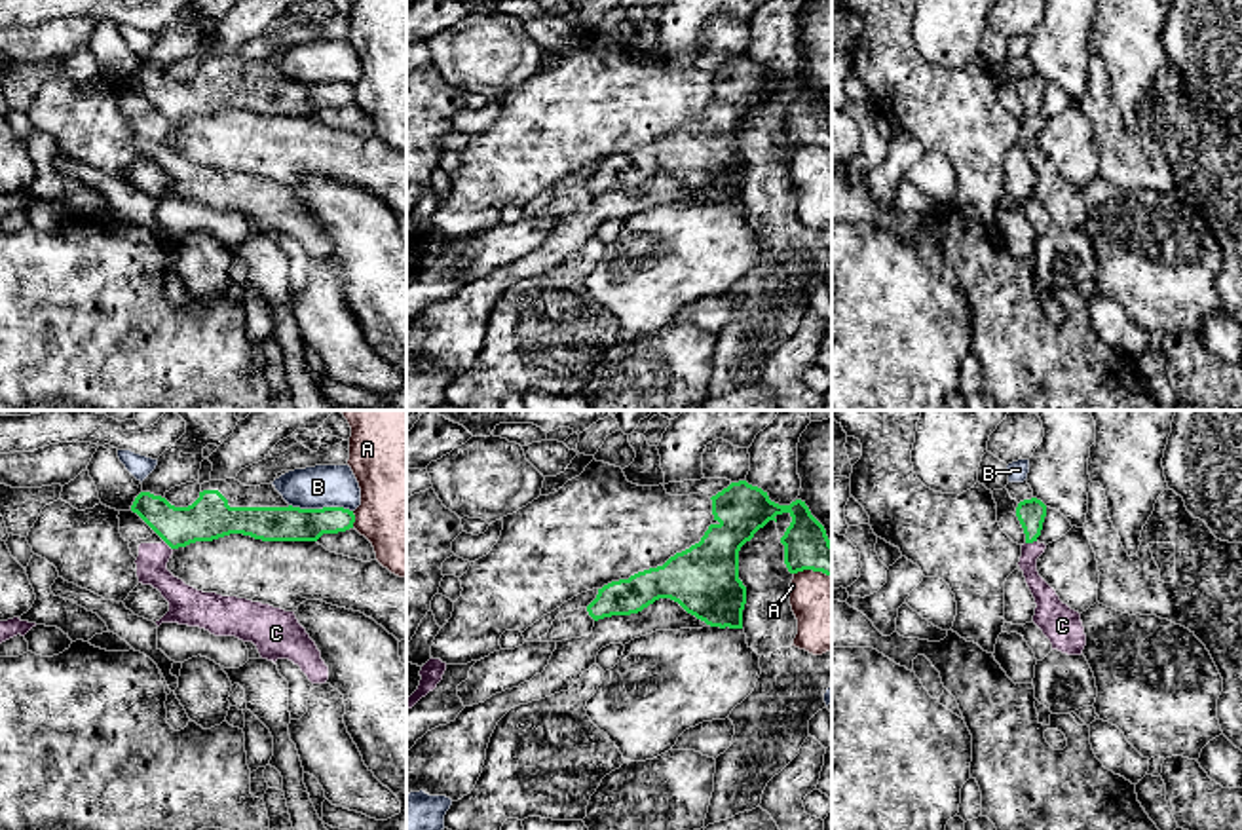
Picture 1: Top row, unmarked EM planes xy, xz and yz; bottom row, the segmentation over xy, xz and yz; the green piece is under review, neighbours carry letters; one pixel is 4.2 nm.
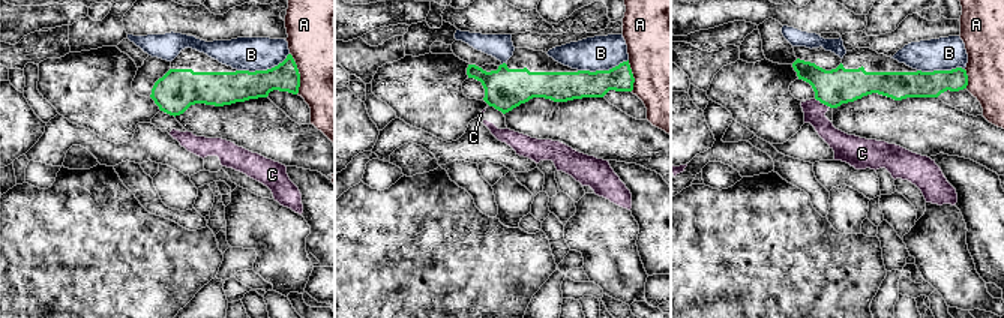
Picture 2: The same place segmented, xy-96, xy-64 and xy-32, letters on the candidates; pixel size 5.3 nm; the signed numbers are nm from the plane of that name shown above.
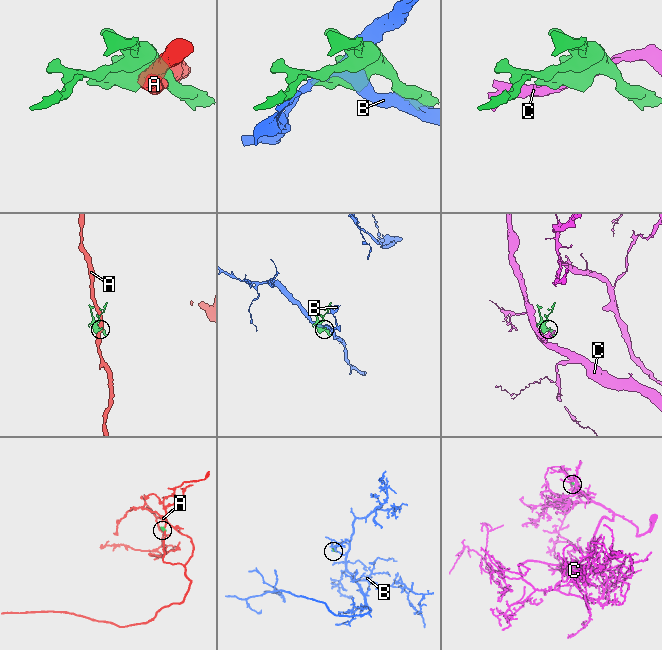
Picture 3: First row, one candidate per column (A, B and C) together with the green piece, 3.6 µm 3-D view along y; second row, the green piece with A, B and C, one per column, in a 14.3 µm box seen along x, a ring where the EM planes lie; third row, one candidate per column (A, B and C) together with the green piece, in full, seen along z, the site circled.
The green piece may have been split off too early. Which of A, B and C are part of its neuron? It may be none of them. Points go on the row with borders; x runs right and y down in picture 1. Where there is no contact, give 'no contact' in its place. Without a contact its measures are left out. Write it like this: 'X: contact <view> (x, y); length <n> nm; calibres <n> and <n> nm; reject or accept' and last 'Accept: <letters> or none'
A: contact xy (354, 519); length 70 nm; calibres 140 and 380 nm; reject
B: contact xy (323, 508); length 280 nm; calibres 140 and 180 nm; reject
C: contact yz (1030, 542); length 50 nm; calibres 120 and 100 nm; reject
Accept: none

